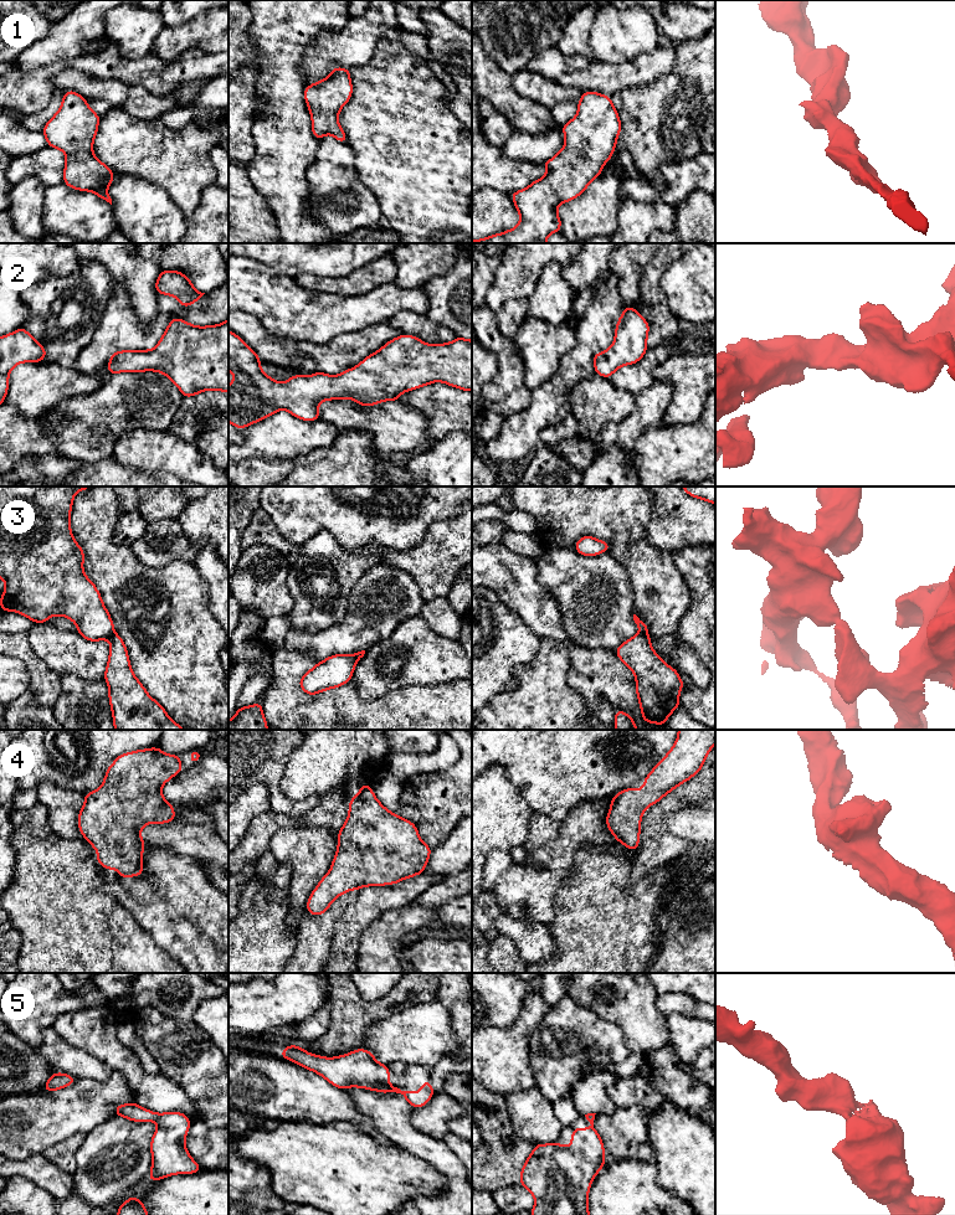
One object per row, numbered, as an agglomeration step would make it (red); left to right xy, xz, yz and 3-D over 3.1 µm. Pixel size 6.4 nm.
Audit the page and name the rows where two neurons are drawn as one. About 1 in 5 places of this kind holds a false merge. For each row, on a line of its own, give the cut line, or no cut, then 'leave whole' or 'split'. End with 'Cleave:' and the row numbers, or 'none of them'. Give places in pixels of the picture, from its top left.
1: no cut; leave whole
2: no cut; leave whole
3: cut in xy along (113, 632), (107, 638); split
4: no cut; leave whole
5: no cut; leave whole
Cleave: 3

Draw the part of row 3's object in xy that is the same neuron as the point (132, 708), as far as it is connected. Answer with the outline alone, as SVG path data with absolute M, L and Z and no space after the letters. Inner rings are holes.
M113 633L108 640L111 648L104 680L109 688L114 730L185 730L149 696L134 675L122 637Z

